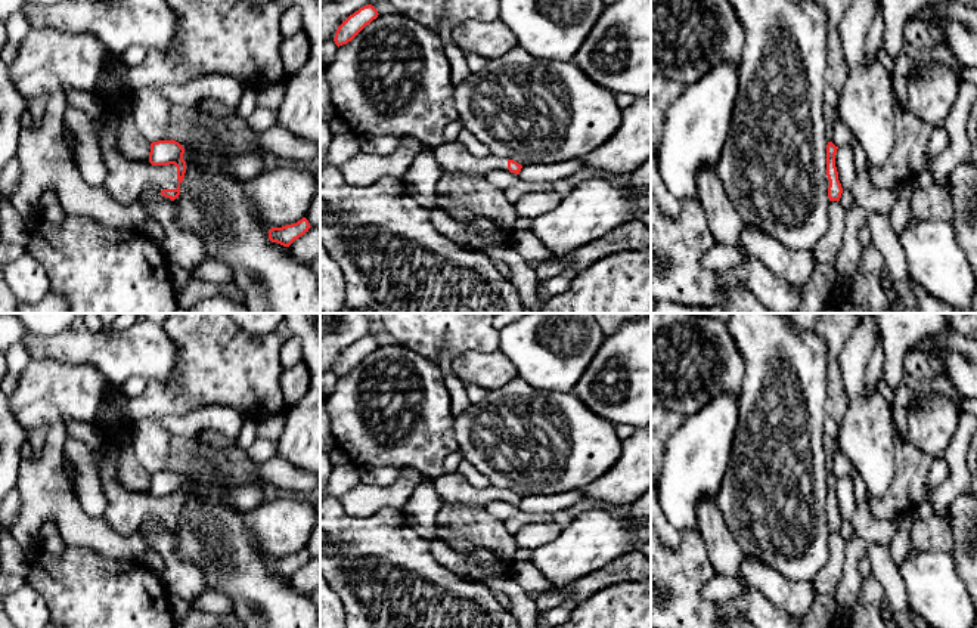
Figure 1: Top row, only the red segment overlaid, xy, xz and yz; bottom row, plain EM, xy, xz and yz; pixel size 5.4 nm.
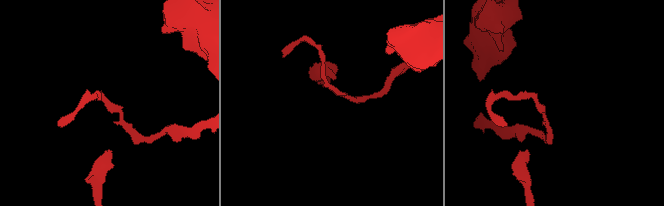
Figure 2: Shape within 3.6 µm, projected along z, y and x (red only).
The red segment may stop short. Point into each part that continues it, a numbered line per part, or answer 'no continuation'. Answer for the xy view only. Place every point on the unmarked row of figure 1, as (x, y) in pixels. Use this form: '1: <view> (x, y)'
1: xy (127, 510)

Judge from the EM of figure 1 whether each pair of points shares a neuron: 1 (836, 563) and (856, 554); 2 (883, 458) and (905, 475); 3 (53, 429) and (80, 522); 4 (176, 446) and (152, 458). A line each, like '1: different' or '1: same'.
1: different
2: different
3: same
4: different

